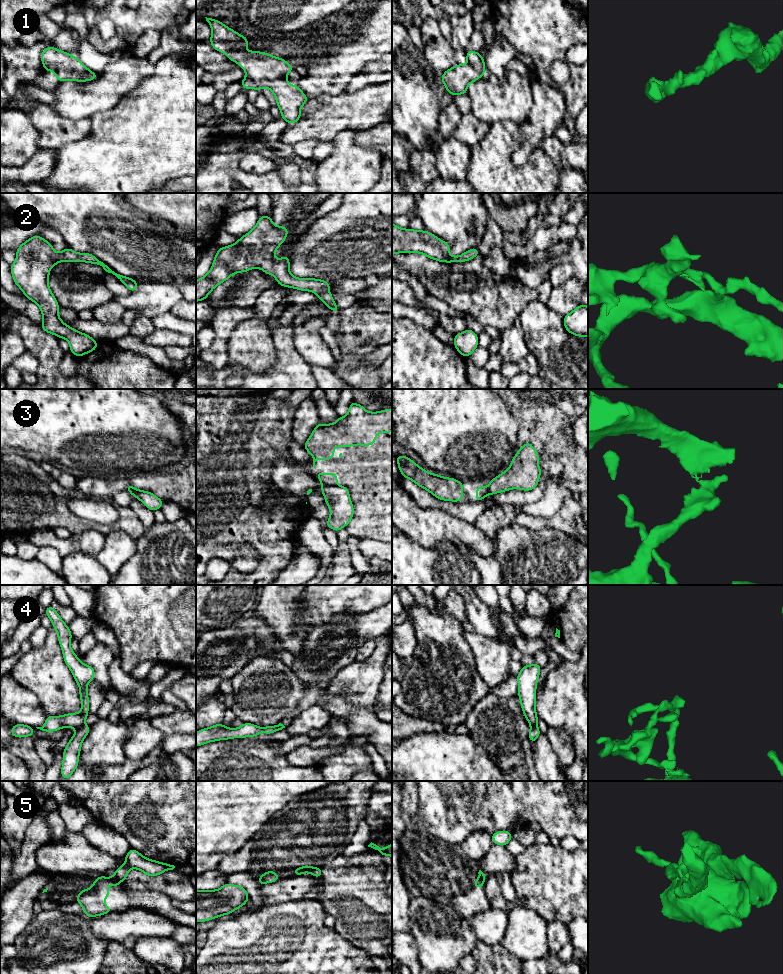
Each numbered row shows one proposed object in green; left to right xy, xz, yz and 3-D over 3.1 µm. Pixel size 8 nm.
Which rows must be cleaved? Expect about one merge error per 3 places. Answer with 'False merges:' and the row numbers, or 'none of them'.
False merges: 3, 4, 5

